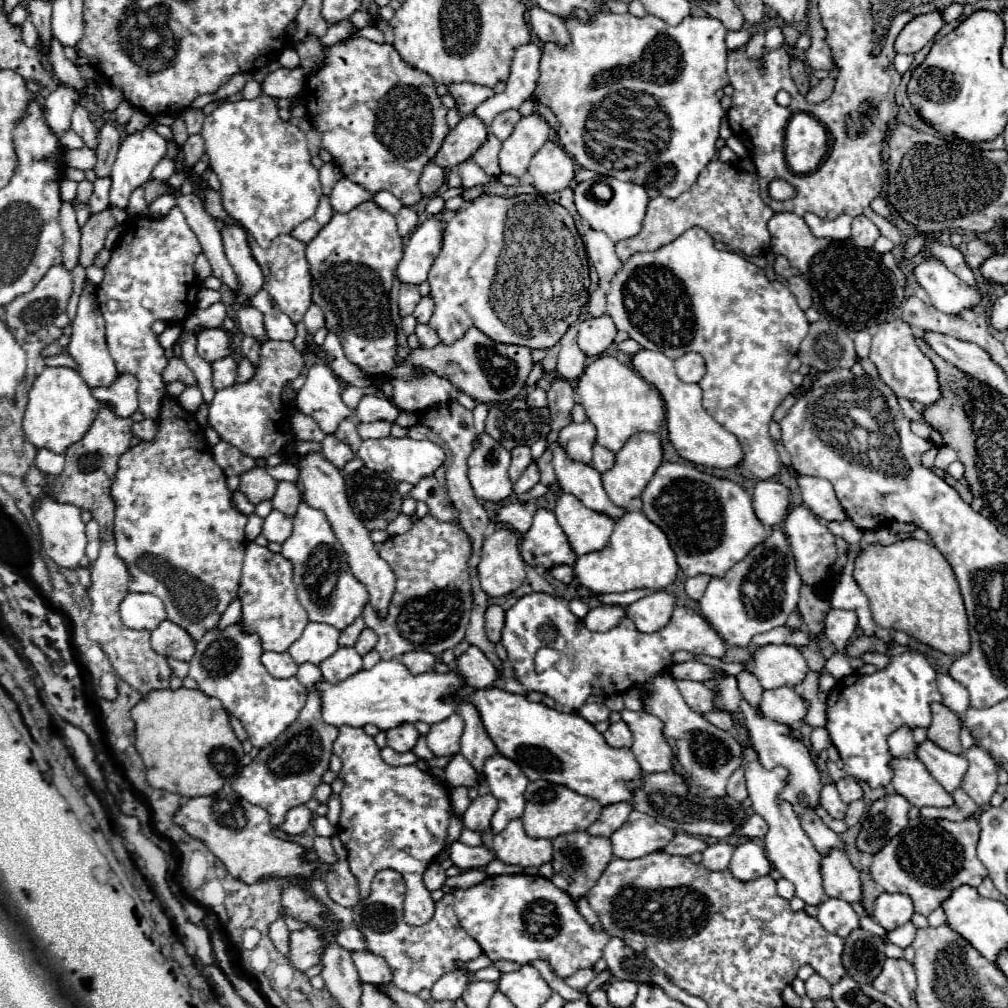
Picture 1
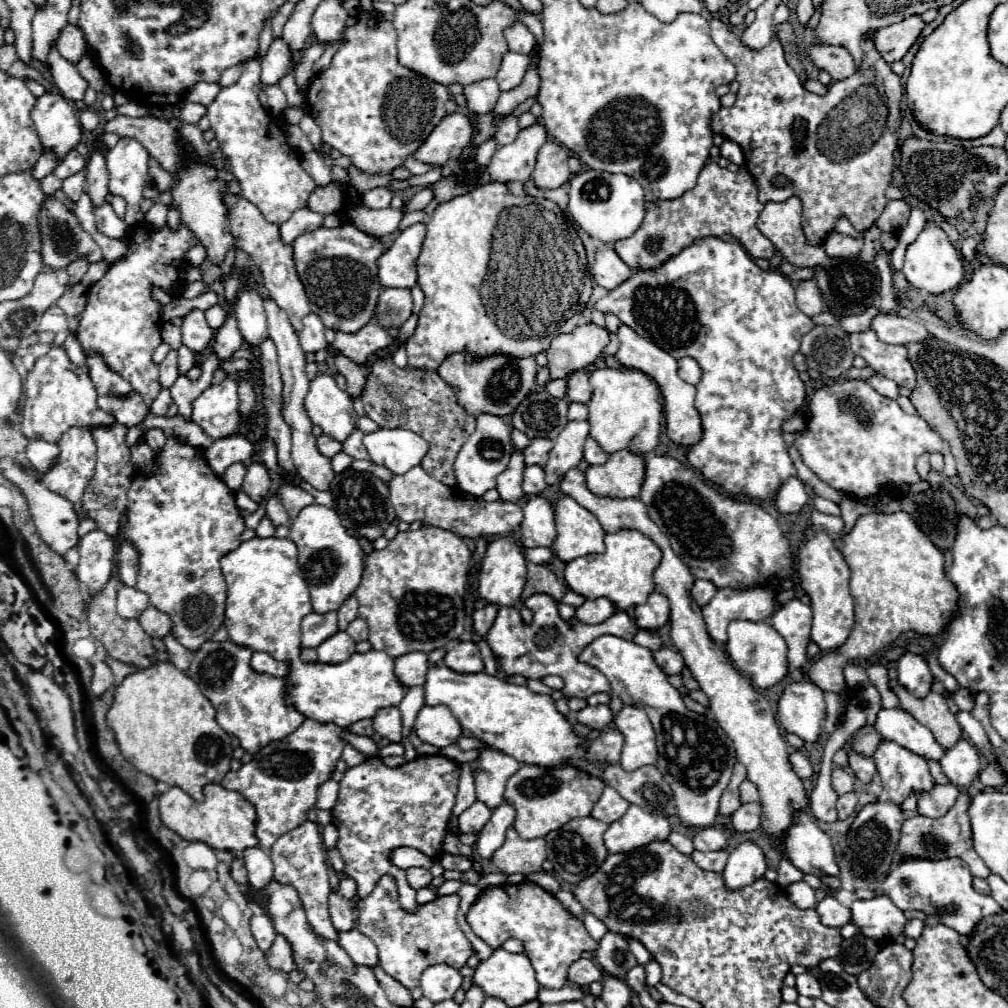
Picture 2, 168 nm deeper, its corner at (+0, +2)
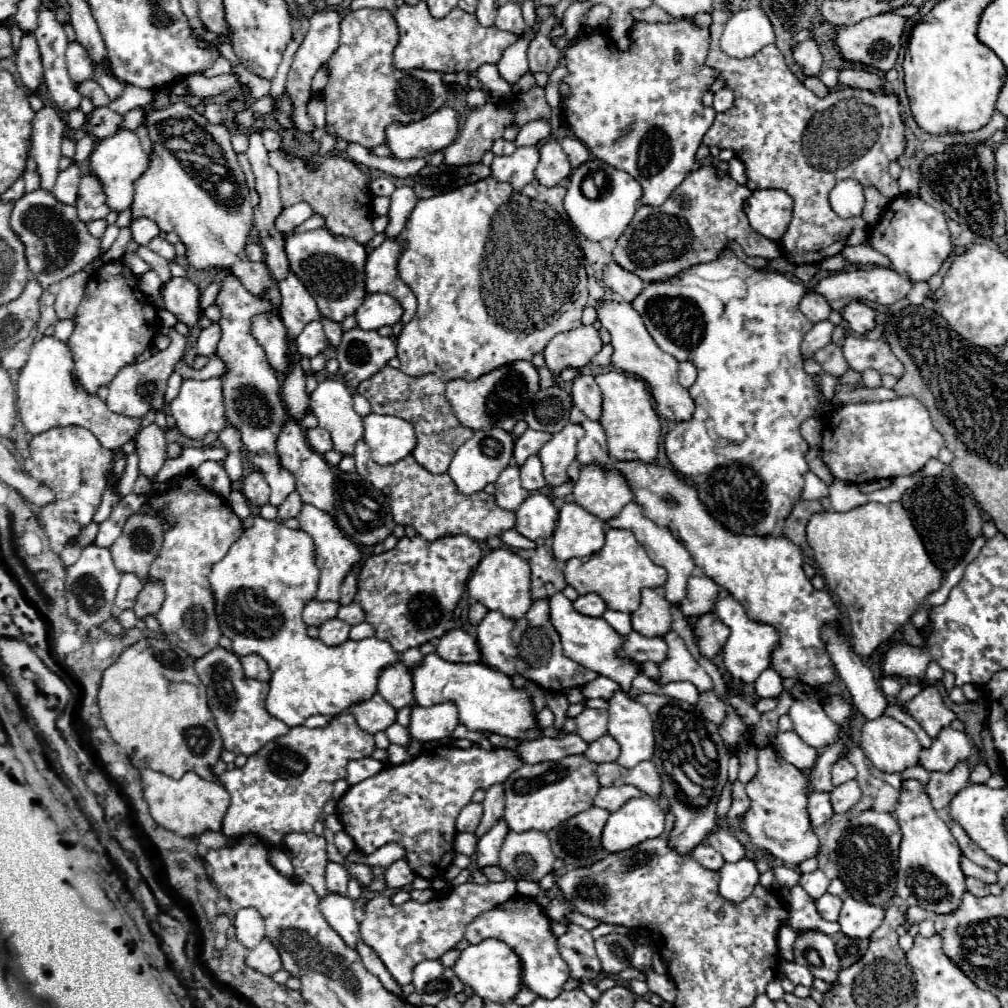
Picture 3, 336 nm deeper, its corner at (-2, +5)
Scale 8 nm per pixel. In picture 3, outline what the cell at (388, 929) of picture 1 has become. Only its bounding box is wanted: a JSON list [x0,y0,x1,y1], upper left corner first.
[360,880,516,986]

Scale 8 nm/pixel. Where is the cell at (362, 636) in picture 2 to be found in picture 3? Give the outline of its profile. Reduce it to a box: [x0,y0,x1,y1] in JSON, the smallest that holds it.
[338,602,364,626]

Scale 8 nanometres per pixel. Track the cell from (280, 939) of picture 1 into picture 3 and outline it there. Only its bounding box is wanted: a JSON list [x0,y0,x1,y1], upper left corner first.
[232,908,264,948]

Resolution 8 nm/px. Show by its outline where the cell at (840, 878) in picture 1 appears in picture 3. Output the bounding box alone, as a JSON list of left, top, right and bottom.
[742,746,818,864]

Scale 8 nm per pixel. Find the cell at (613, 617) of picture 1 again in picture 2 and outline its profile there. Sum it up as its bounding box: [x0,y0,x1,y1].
[576,597,614,625]

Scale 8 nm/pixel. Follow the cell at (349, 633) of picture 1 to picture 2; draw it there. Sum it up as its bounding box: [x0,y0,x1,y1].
[338,597,358,631]

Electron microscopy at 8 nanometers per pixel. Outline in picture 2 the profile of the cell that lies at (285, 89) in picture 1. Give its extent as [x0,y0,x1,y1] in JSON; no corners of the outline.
[260,39,298,87]

